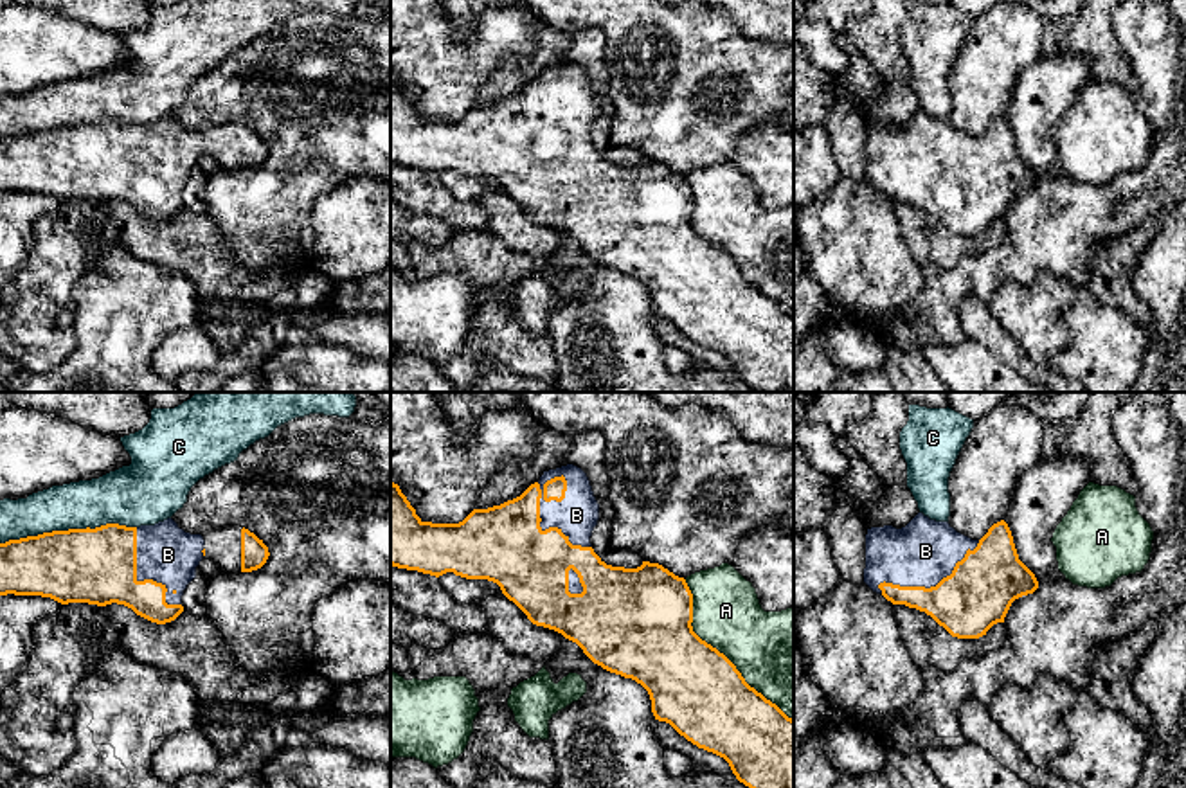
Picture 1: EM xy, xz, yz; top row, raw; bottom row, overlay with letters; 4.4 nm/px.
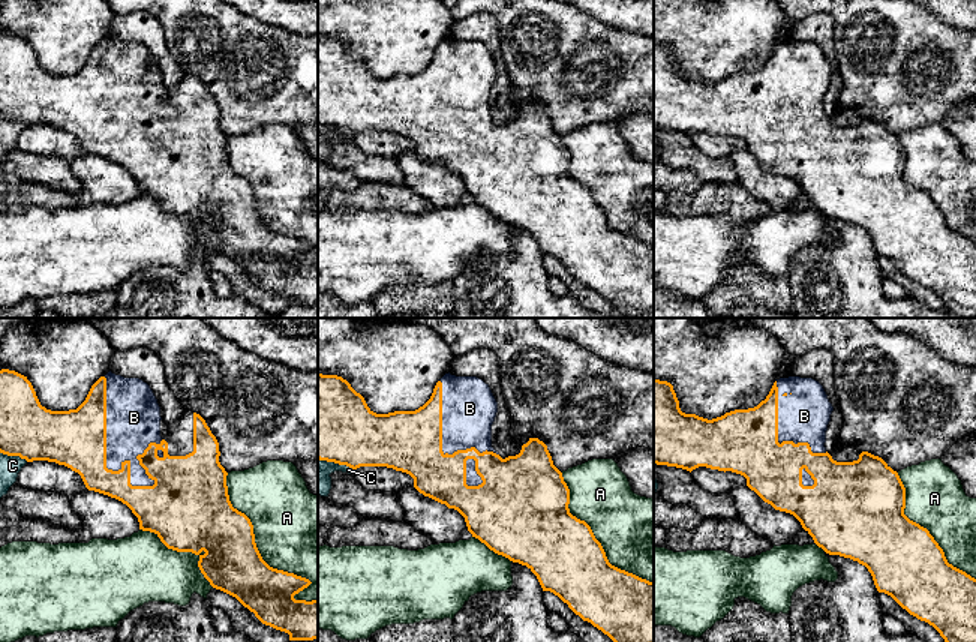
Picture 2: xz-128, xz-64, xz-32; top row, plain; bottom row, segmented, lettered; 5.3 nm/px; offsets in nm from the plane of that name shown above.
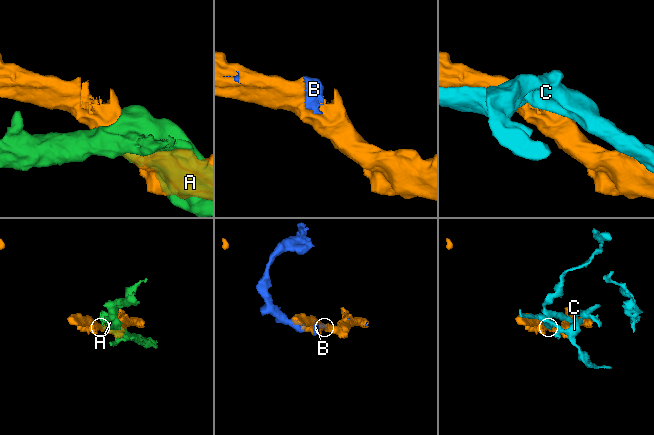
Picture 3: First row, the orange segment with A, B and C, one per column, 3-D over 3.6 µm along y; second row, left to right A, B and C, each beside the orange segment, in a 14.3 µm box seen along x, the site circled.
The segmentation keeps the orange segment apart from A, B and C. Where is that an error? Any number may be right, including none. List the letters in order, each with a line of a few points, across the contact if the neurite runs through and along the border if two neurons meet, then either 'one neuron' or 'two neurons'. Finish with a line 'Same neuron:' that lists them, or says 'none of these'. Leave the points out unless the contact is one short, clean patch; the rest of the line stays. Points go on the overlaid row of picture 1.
A: two neurons
B: one neuron
C: two neurons
Same neuron: B

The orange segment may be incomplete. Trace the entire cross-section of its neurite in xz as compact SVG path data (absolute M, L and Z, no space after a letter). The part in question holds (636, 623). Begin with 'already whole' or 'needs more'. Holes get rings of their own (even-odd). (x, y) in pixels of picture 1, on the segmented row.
needs more; M567 464L544 471L520 497L488 509L473 509L459 524L423 522L400 486L391 482L391 565L430 576L454 572L466 579L488 579L500 587L527 619L562 633L603 669L641 684L651 700L655 720L669 723L687 741L723 757L749 788L794 788L794 720L750 687L736 666L693 631L693 594L684 578L659 563L637 569L606 565L592 549L599 504L587 473Z

